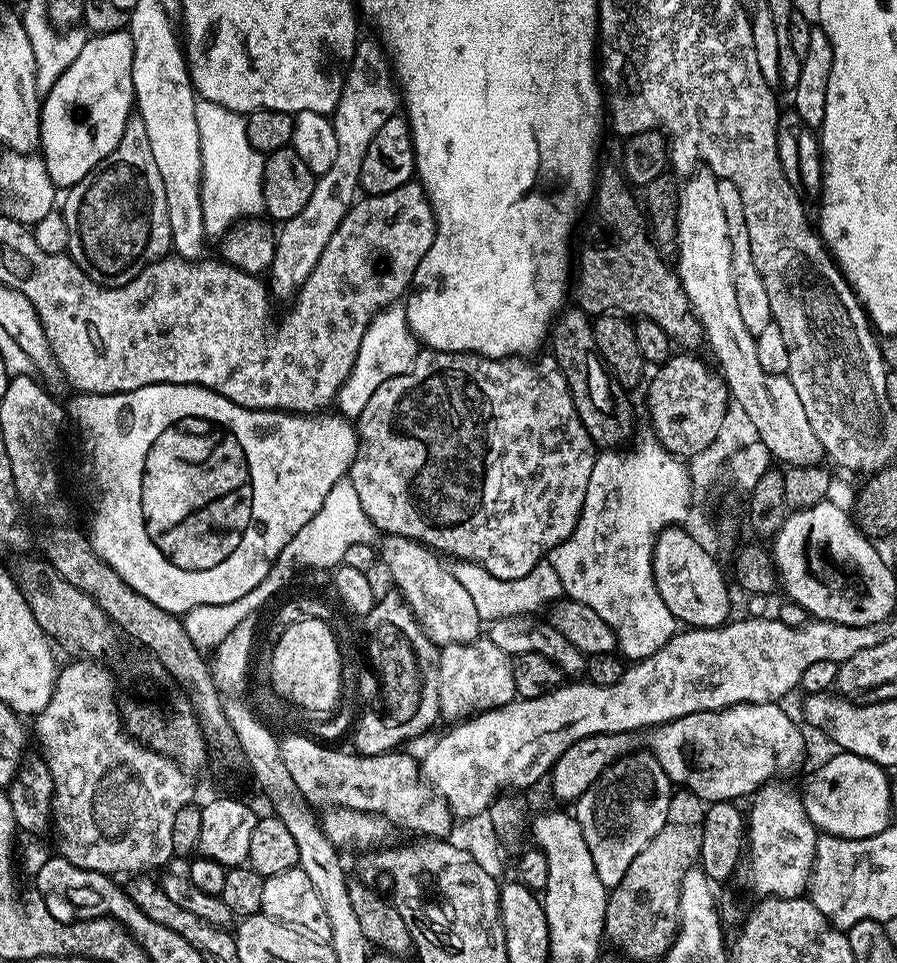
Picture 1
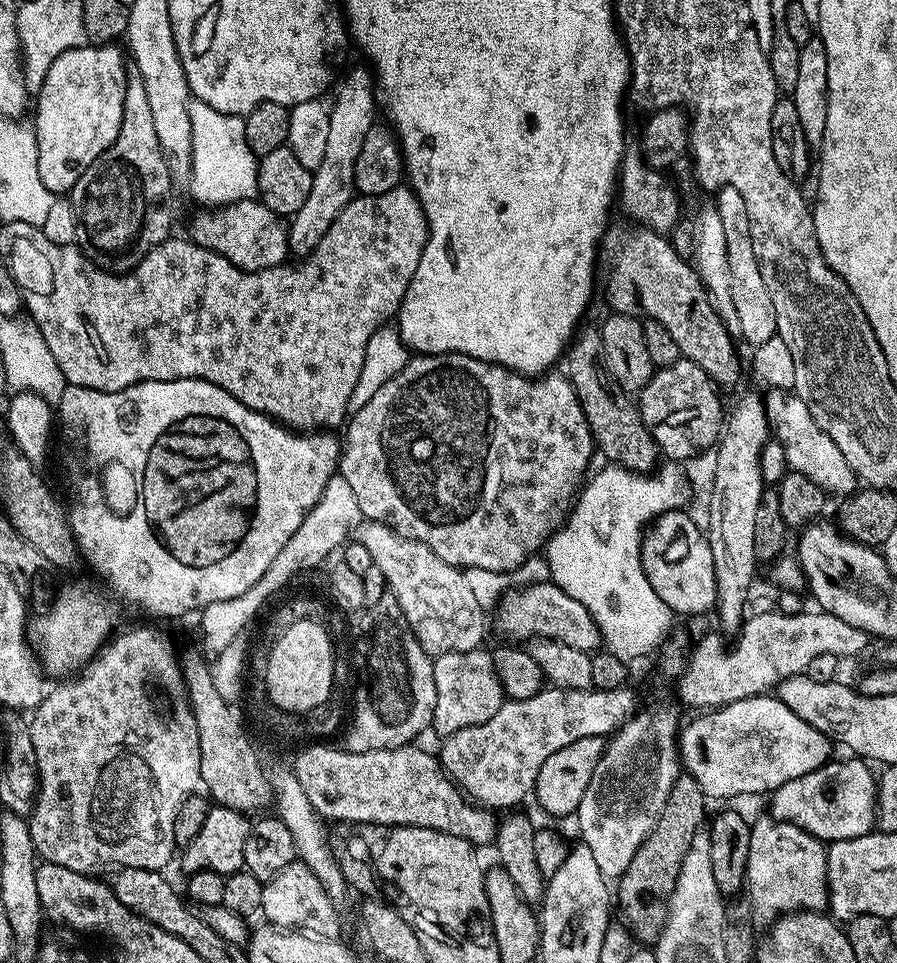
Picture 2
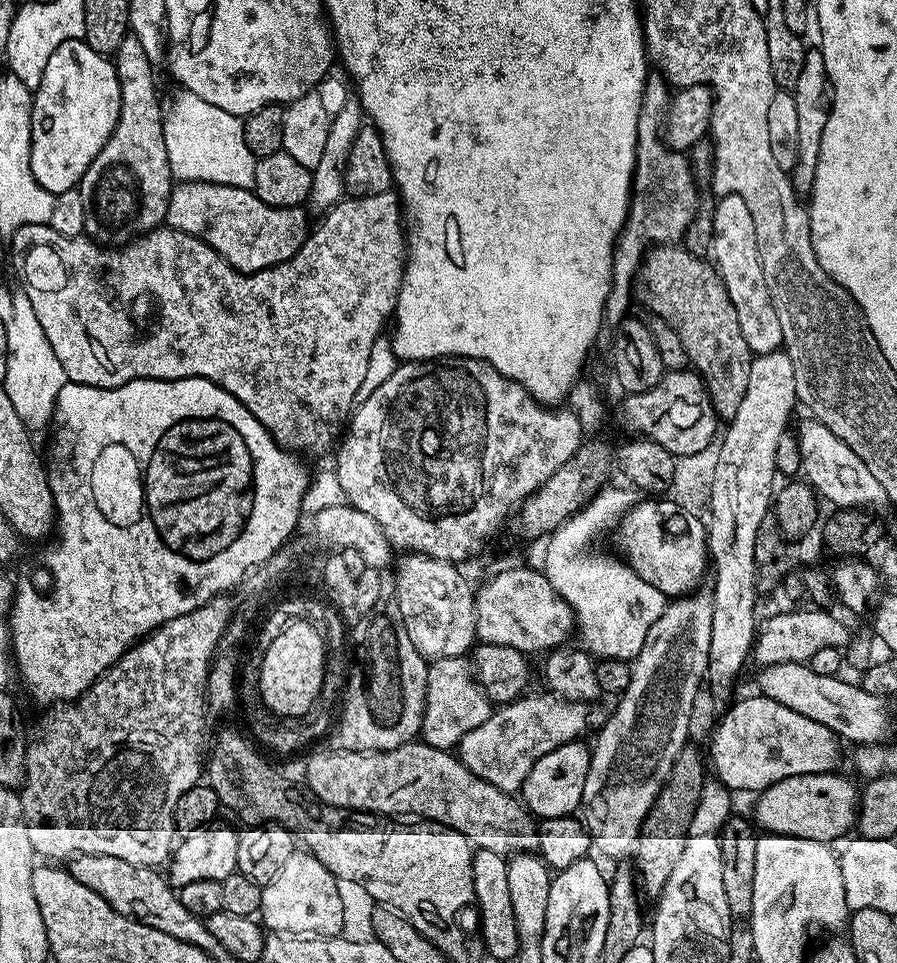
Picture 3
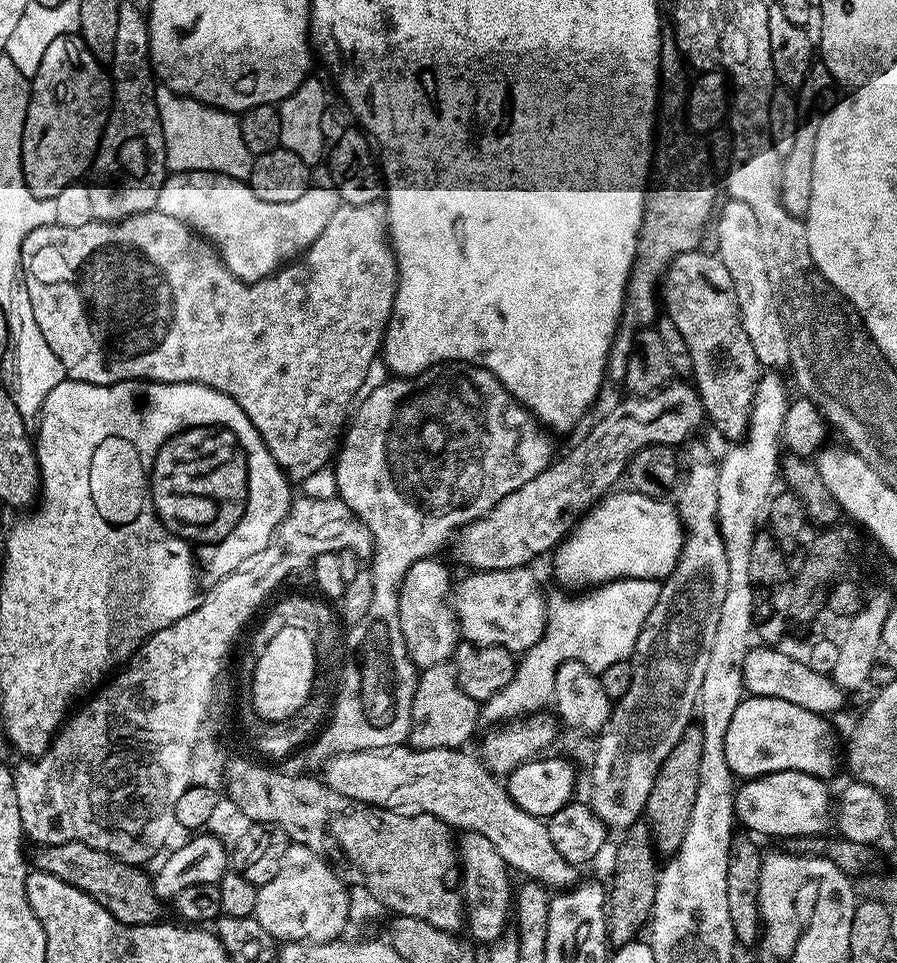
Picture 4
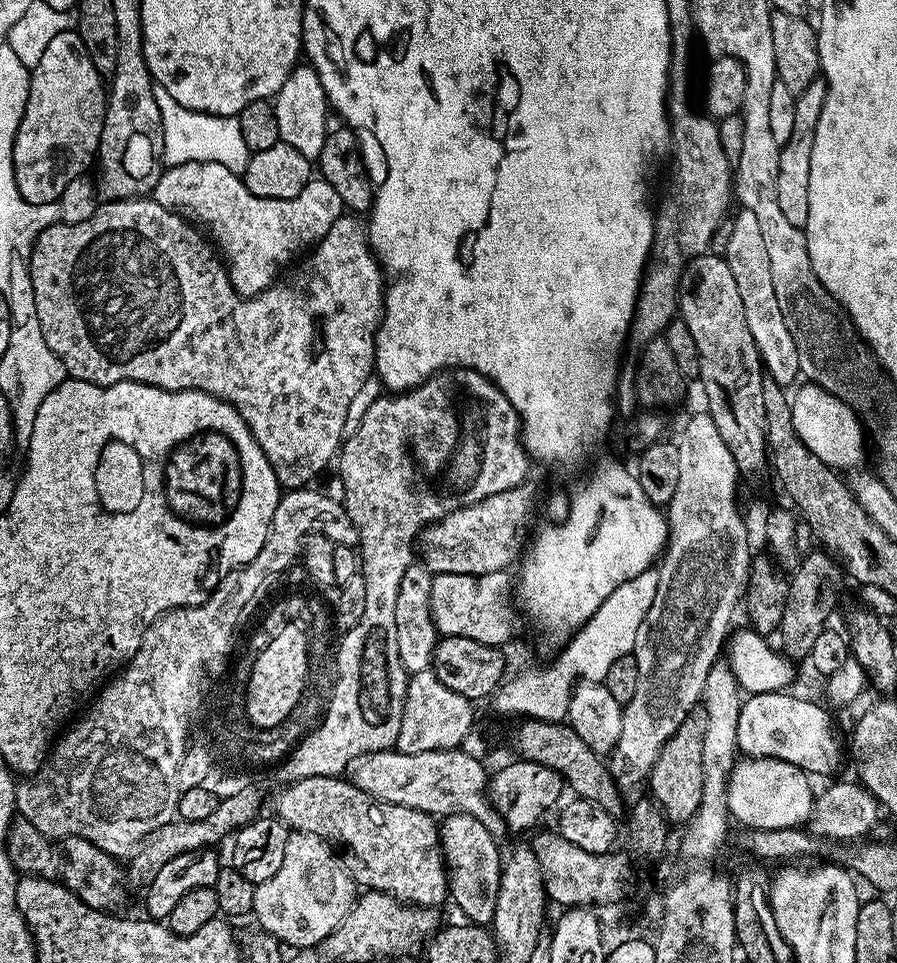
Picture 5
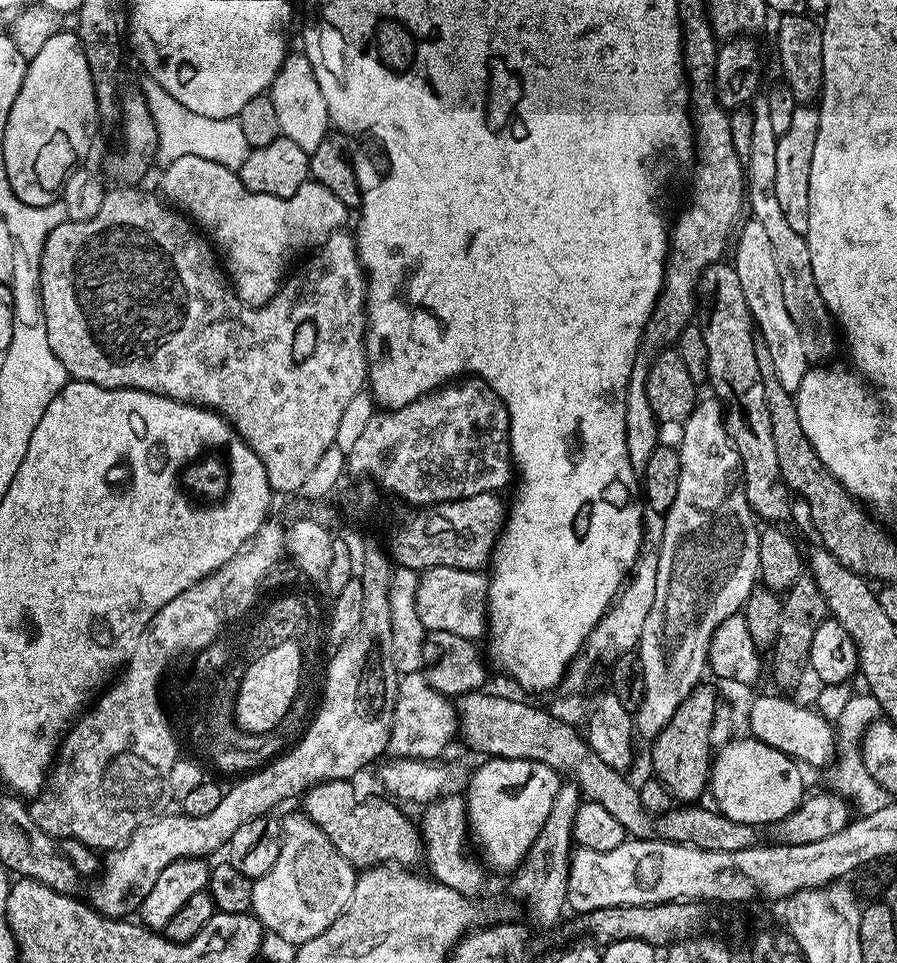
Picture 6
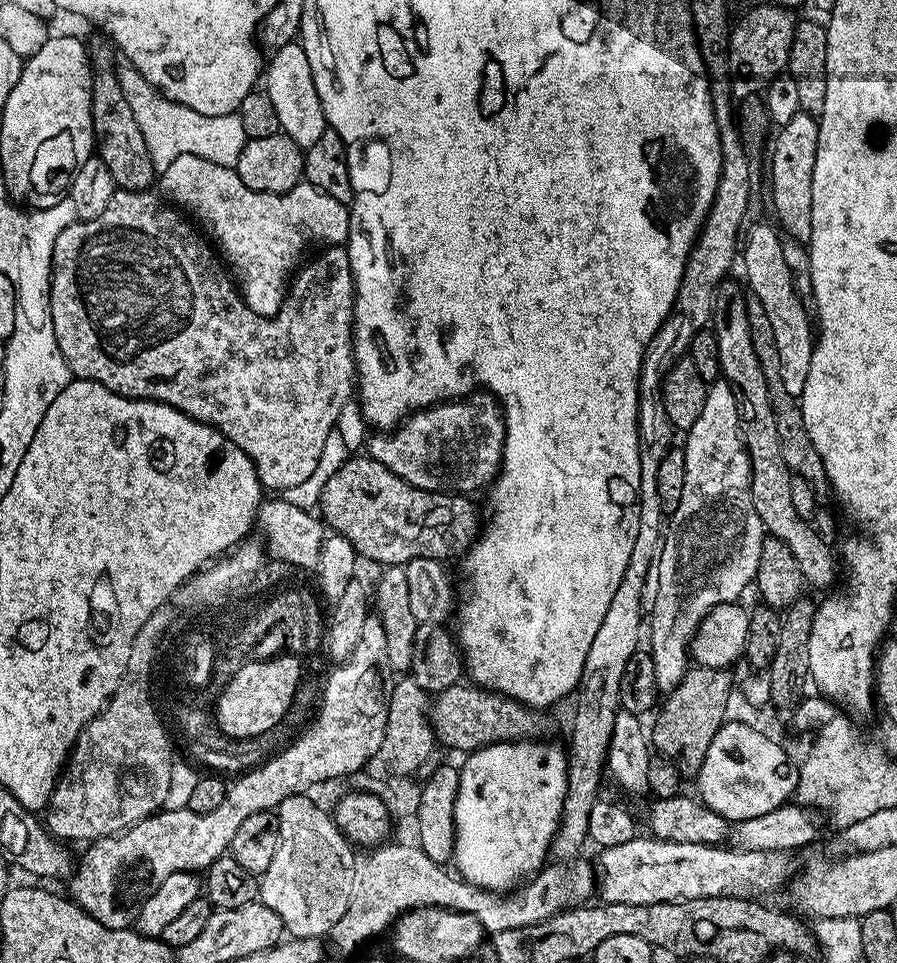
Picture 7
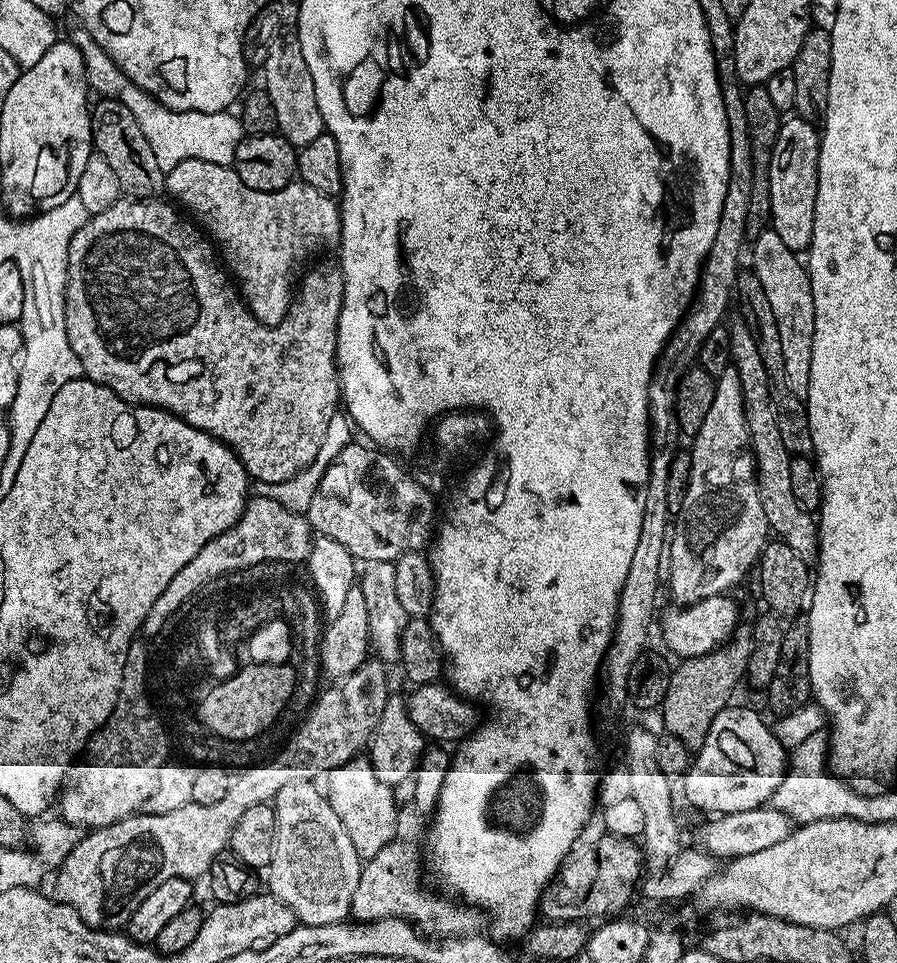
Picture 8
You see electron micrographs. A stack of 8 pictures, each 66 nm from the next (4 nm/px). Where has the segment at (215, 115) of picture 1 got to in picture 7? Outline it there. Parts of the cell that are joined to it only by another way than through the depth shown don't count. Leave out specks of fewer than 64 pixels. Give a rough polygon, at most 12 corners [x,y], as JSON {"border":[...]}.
{"border":[[127,62],[114,71],[157,173],[194,154],[236,167],[239,115],[198,114]]}

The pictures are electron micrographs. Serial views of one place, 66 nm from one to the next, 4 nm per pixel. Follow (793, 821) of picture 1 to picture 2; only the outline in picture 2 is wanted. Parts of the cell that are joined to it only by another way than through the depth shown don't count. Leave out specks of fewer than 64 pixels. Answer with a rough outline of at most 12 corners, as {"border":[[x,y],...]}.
{"border":[[755,821],[744,879],[757,925],[828,908],[825,845]]}

